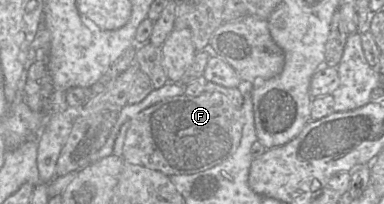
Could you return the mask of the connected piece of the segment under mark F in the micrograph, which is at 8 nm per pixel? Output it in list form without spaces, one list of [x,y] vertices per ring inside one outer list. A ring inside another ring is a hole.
[[[219,92],[169,97],[129,121],[121,158],[166,176],[198,173],[233,155],[240,144],[243,125],[241,108],[234,108]]]

